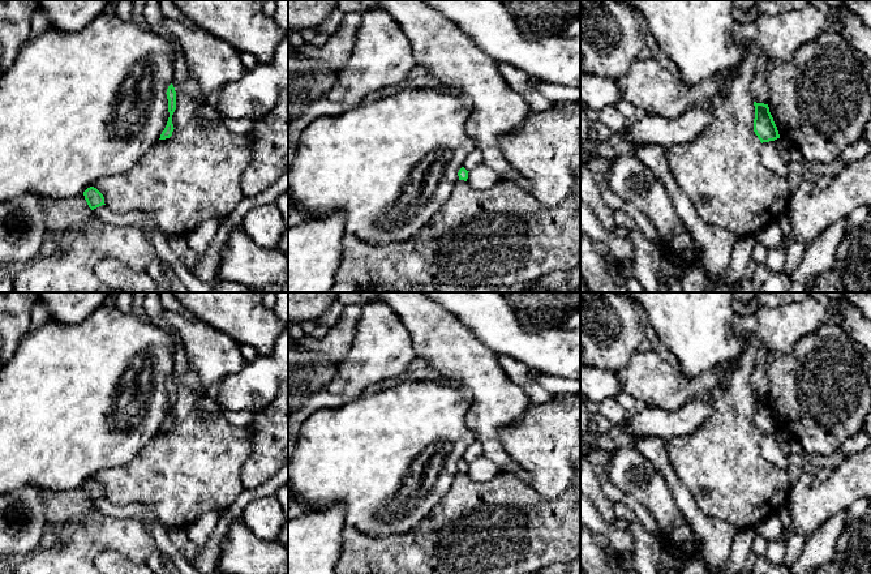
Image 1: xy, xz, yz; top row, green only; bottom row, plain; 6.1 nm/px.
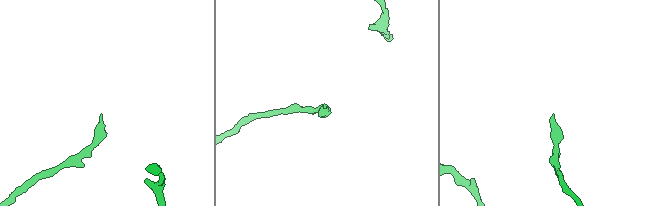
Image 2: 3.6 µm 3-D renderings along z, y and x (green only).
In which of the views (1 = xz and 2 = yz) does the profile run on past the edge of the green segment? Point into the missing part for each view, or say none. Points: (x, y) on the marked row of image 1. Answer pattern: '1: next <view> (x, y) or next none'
1: next none
2: next none

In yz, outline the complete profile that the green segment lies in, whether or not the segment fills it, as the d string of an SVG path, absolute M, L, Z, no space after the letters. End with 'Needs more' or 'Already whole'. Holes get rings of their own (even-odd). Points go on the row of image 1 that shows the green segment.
M754 102L754 106L755 106L754 132L760 140L760 142L763 144L780 138L777 127L769 112L768 104Z. Already whole

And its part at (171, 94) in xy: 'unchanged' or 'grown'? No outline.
unchanged

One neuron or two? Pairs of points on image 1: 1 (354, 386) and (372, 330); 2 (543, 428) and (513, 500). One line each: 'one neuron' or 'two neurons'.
1: one neuron
2: two neurons

